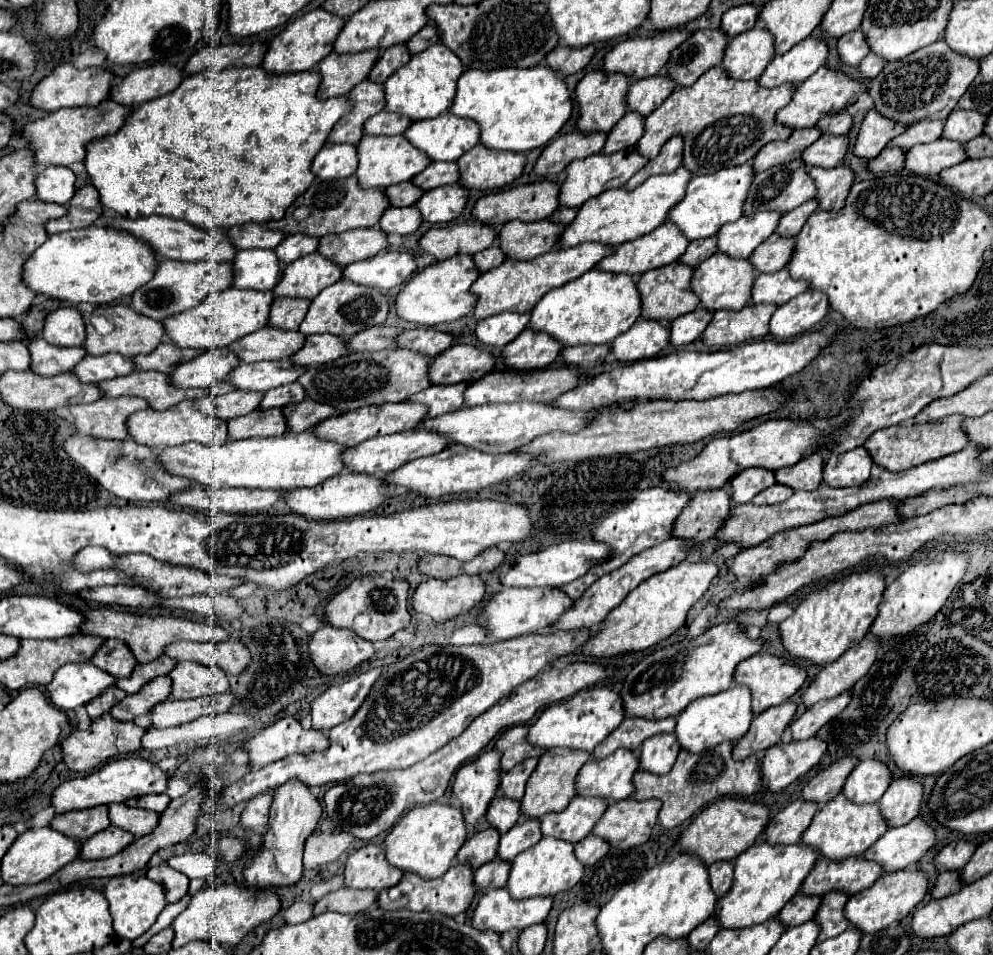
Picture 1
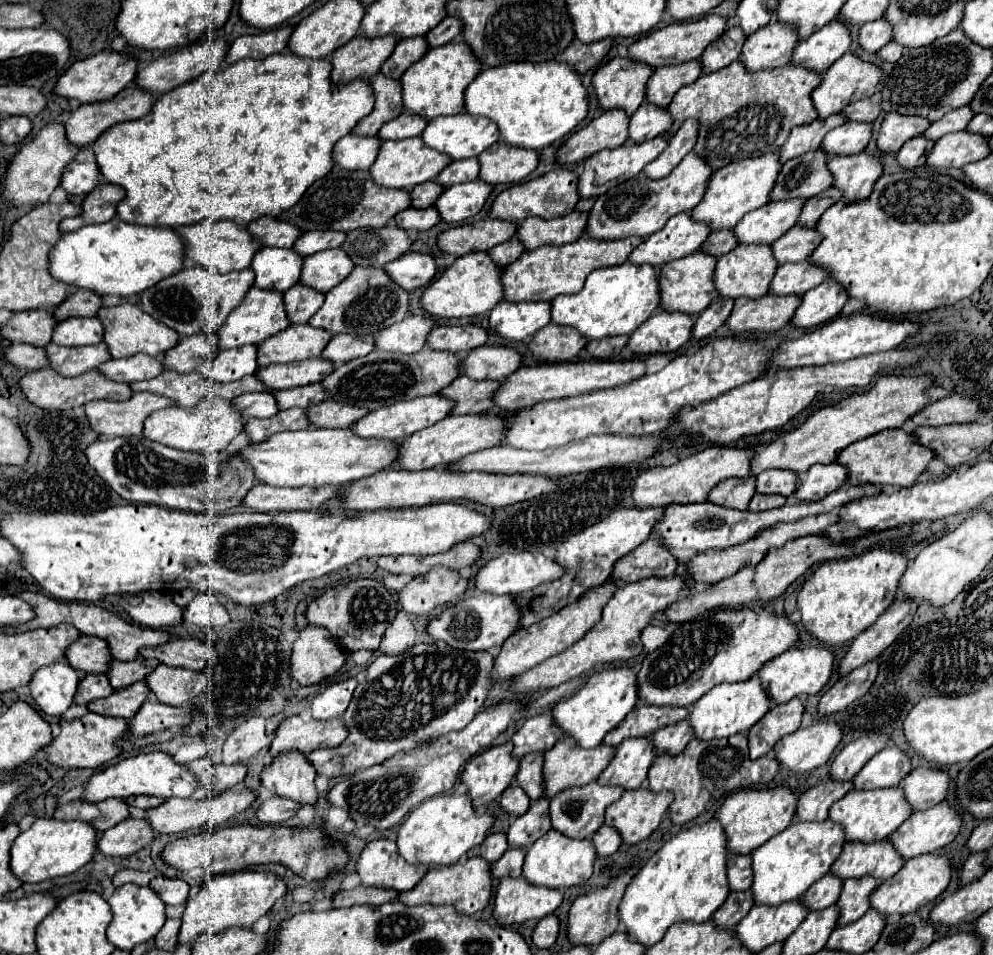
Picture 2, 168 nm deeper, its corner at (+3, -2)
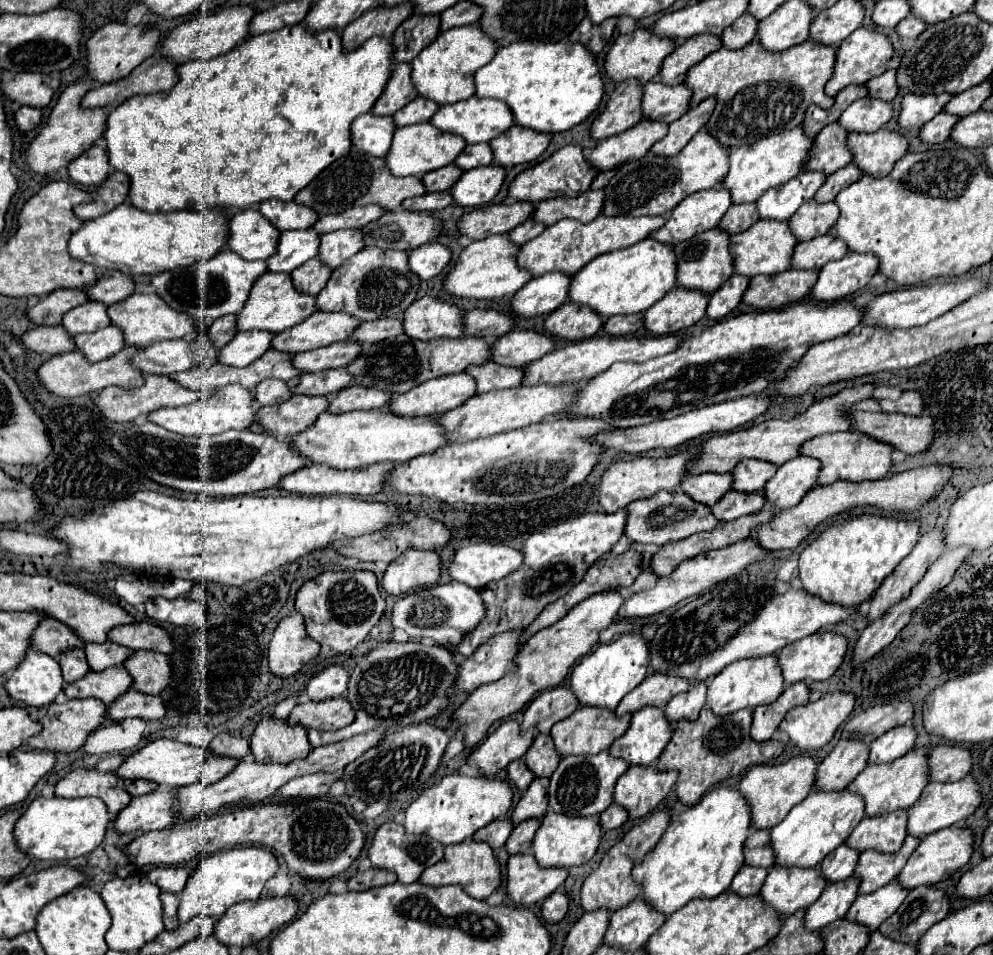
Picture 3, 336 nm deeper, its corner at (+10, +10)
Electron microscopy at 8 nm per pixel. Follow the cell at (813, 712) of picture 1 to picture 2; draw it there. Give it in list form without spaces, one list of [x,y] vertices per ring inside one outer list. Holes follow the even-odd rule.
[[[877,660],[863,664],[861,668],[855,668],[851,674],[843,676],[837,680],[819,700],[817,704],[817,714],[835,714],[845,710],[849,704],[853,704],[857,698],[867,694],[871,684],[875,682],[877,676]]]

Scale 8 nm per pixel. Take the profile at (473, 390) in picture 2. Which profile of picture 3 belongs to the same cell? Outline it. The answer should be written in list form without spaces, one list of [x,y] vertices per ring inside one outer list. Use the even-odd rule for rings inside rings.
[[[488,362],[482,366],[470,366],[466,368],[476,378],[476,392],[490,392],[490,390],[500,390],[500,388],[514,388],[522,384],[524,378],[524,368],[512,368],[512,366],[500,366],[496,362]]]

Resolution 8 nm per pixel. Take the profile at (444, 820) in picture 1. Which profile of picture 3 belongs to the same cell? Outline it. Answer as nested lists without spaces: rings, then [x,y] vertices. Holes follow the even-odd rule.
[[[448,774],[438,780],[434,786],[426,788],[406,810],[404,828],[412,834],[428,834],[440,844],[458,844],[466,838],[472,838],[476,830],[486,824],[504,818],[512,806],[514,792],[510,784],[502,778],[486,778],[486,776],[464,776],[464,774]]]

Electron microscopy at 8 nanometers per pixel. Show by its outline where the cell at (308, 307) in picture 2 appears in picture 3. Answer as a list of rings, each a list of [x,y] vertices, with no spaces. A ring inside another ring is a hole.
[[[316,256],[316,258],[304,262],[300,268],[296,268],[292,272],[292,280],[294,280],[294,286],[300,292],[306,292],[306,294],[316,296],[326,286],[330,274],[332,274],[332,268],[328,268],[328,264],[324,264]]]

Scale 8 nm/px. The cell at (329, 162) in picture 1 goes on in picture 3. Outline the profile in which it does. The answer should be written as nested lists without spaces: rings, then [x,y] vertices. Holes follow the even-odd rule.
[[[372,112],[362,114],[352,124],[352,142],[356,148],[384,158],[392,144],[396,124],[392,116],[376,116]]]

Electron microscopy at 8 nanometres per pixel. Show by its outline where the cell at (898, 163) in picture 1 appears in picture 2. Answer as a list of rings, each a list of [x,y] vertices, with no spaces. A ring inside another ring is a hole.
[[[913,138],[907,144],[903,144],[903,148],[895,154],[897,164],[903,168],[915,168],[921,166],[925,162],[925,154],[931,150],[933,142],[927,138]]]

